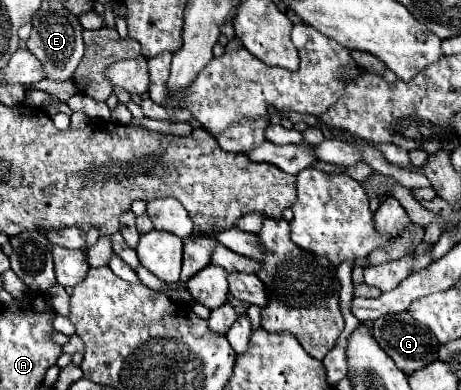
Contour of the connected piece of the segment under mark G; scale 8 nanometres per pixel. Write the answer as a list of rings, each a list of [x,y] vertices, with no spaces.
[[[408,312],[382,316],[382,318],[374,320],[372,336],[404,374],[412,374],[414,370],[418,370],[438,358],[438,346],[440,346],[438,340],[434,338],[434,334],[430,334],[430,330],[426,330],[426,326],[422,326],[420,322],[414,322],[414,318]]]

